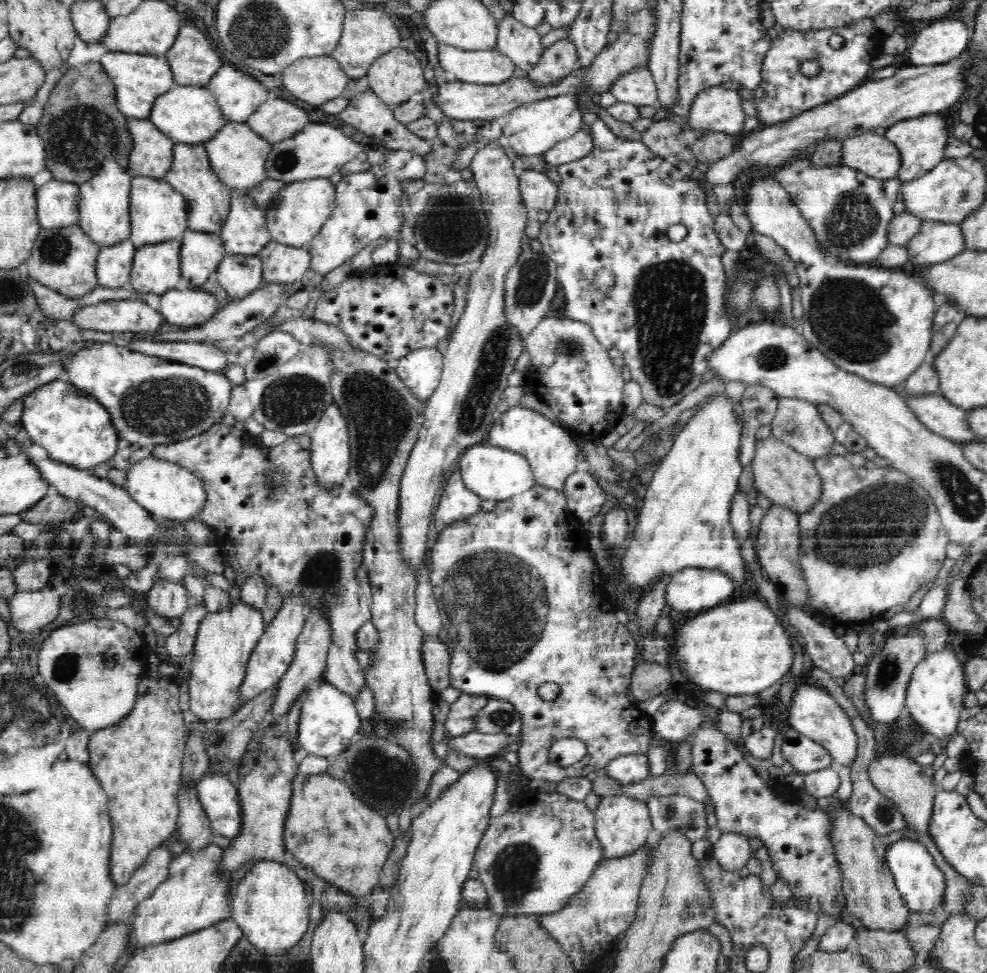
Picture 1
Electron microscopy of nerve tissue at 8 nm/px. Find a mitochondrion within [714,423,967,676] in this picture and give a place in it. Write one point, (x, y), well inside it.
(866, 531)

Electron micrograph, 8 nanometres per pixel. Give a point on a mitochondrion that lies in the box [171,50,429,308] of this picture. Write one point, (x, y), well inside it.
(285, 161)

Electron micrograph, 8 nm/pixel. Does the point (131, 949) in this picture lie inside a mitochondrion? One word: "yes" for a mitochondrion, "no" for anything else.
no

